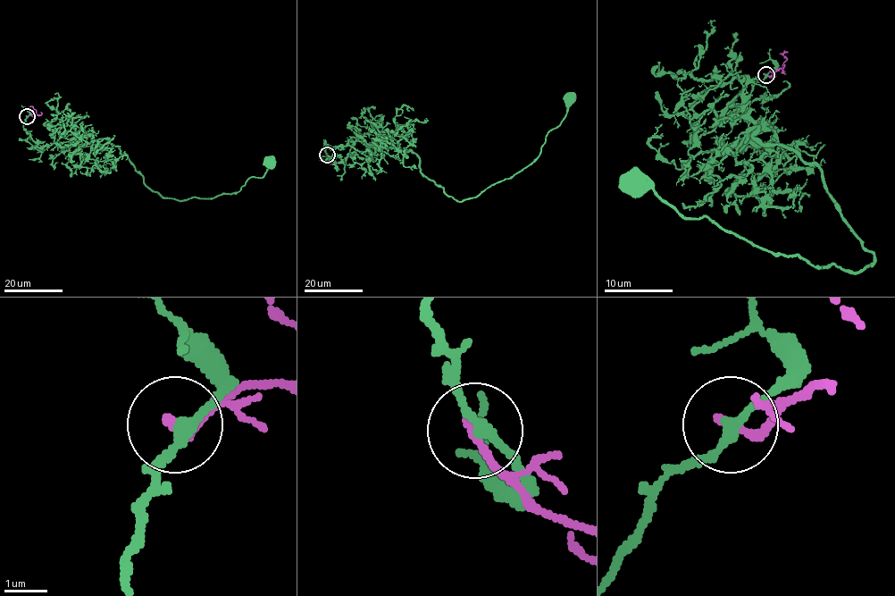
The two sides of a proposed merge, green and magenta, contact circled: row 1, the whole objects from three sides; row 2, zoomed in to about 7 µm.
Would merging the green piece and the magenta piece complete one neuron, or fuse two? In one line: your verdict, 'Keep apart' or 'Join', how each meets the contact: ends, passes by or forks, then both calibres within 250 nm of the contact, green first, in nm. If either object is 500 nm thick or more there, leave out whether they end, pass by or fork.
Keep apart. At the ring green passes by. At the ring magenta ends. Thickness 260 nm (green) against 240 nm

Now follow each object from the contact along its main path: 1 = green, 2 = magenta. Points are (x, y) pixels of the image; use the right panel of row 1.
1: (766, 74), (744, 145), (765, 124), (748, 138), (819, 169), (867, 267), (773, 255), (631, 182)
2: (766, 74), (771, 76), (782, 65), (787, 59), (783, 54), (787, 52)

